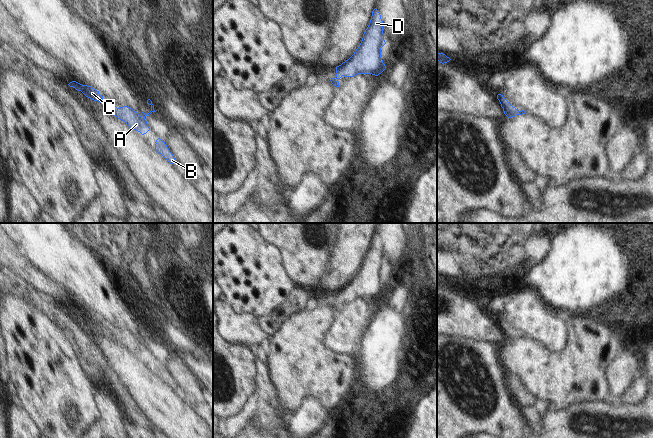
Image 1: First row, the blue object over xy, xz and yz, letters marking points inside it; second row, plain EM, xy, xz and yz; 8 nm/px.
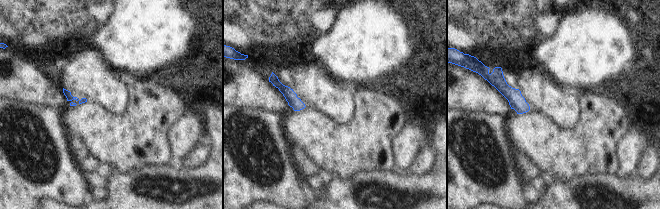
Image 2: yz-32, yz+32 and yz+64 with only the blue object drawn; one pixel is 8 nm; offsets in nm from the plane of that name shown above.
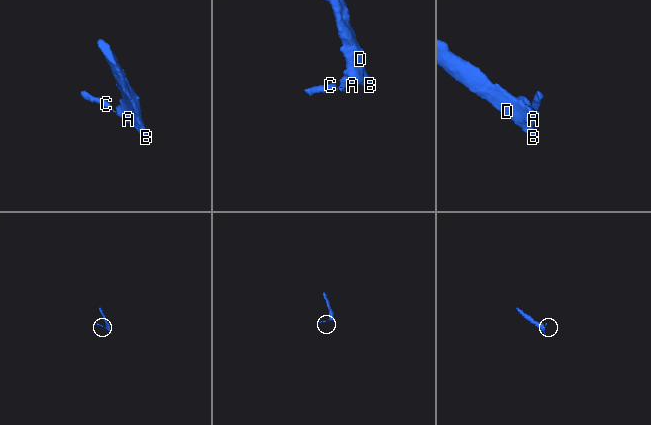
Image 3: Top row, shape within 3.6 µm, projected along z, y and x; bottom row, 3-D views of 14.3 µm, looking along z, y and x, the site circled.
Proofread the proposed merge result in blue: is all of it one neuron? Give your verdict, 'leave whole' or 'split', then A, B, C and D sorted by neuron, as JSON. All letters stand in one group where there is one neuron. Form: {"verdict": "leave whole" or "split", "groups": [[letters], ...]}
{"verdict": "leave whole", "groups": [["A", "B", "C", "D"]]}

